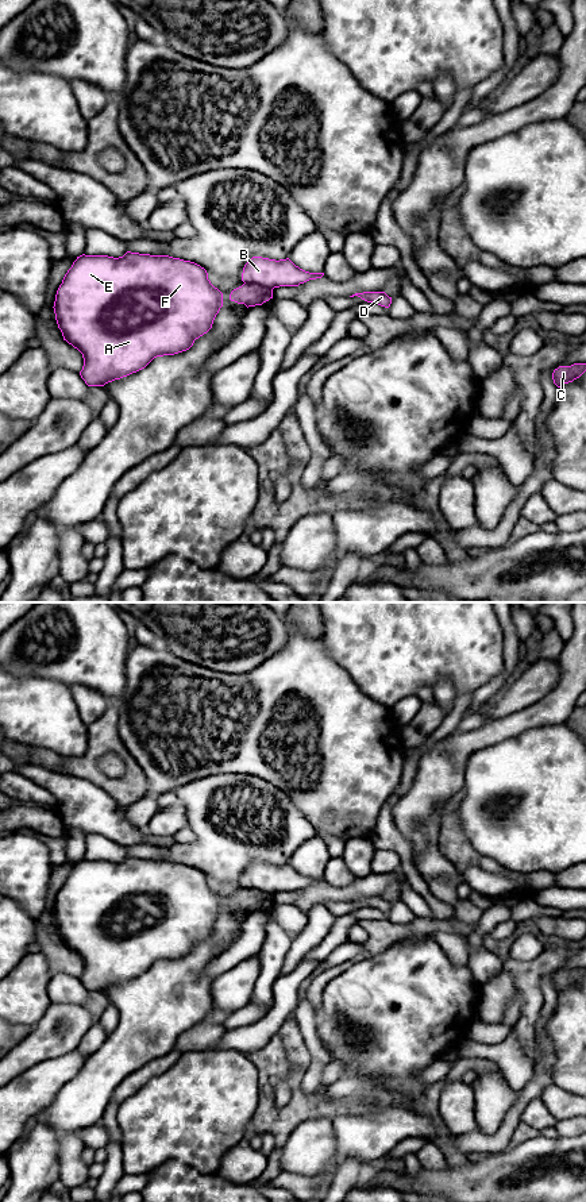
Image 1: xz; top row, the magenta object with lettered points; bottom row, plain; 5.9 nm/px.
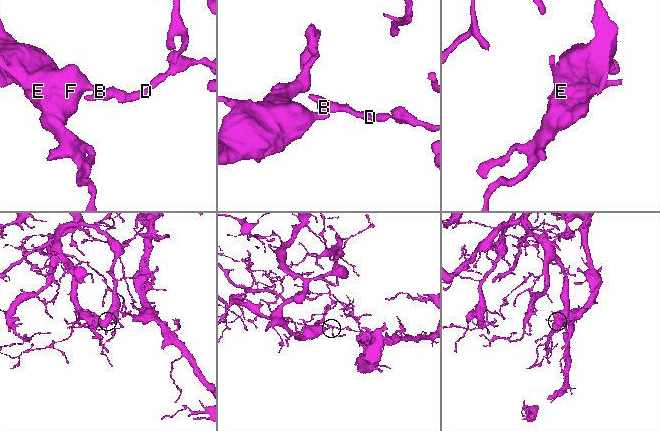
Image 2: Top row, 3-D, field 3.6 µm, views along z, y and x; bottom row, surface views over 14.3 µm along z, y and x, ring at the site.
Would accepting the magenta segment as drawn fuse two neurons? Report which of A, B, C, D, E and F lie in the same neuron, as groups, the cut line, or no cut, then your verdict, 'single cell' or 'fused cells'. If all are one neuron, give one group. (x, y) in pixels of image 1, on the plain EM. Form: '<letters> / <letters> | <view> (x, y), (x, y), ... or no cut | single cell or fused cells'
A E F / B C D | xz (245, 887), (263, 890), (272, 896) | fused cells

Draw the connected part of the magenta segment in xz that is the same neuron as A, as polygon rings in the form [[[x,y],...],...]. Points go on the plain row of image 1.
[[[127,856],[123,862],[80,860],[59,890],[54,918],[63,945],[84,963],[80,976],[88,991],[104,991],[144,974],[154,963],[189,955],[194,945],[207,939],[223,912],[223,898],[208,885],[200,870],[169,860]]]

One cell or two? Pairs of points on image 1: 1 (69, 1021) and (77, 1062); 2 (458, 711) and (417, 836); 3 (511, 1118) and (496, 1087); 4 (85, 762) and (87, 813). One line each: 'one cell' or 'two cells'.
1: two cells
2: two cells
3: two cells
4: two cells

